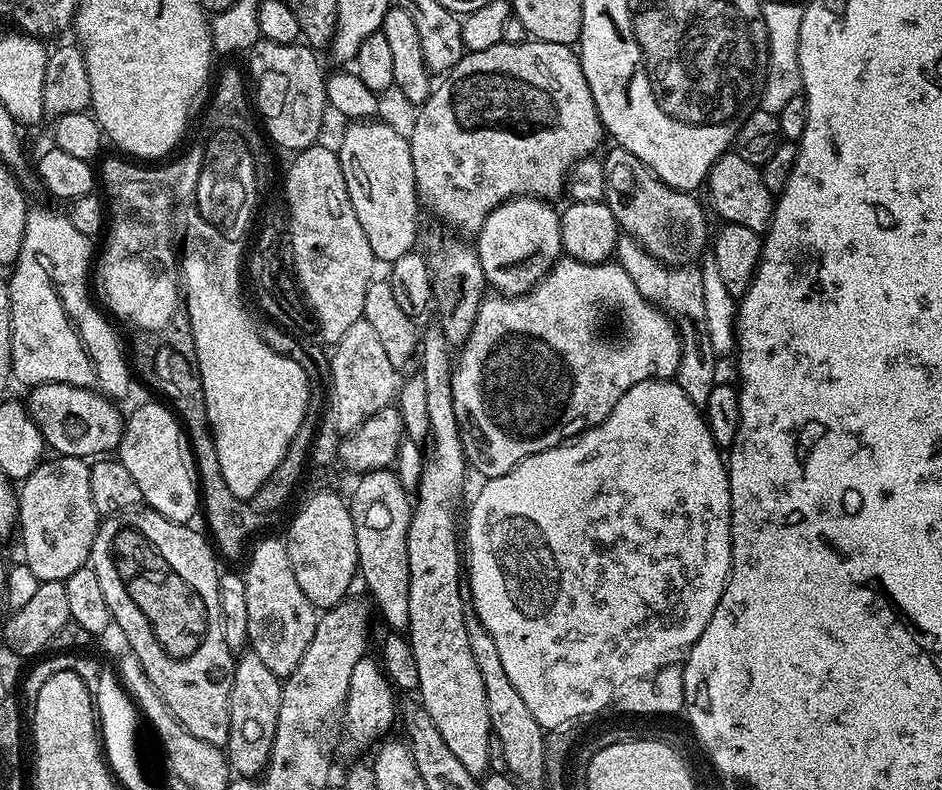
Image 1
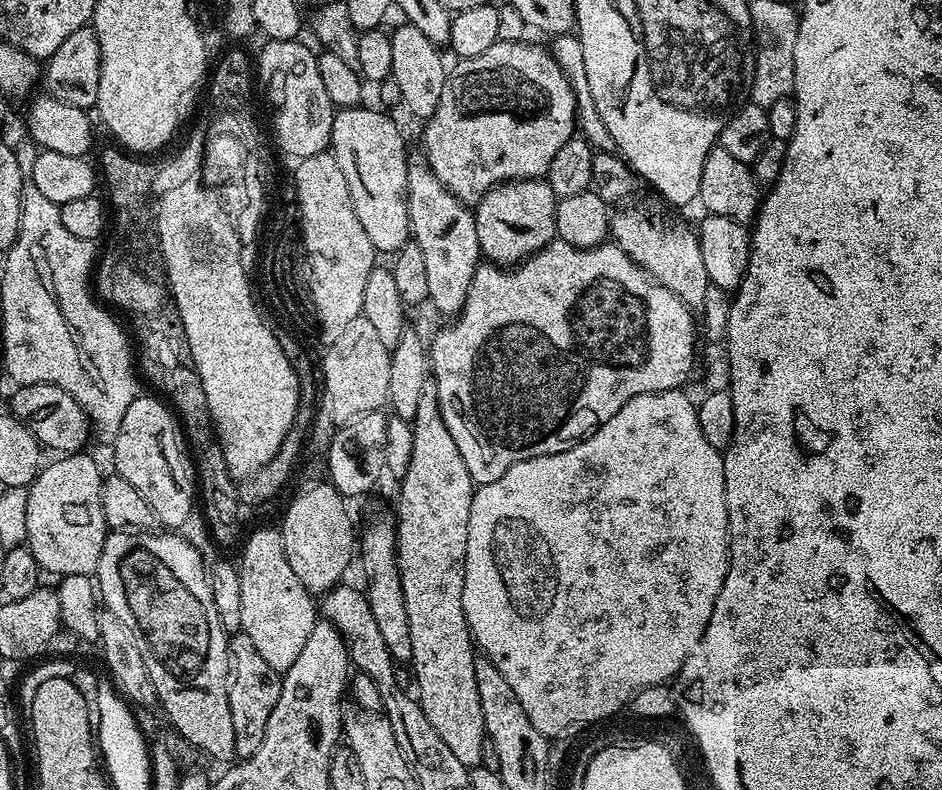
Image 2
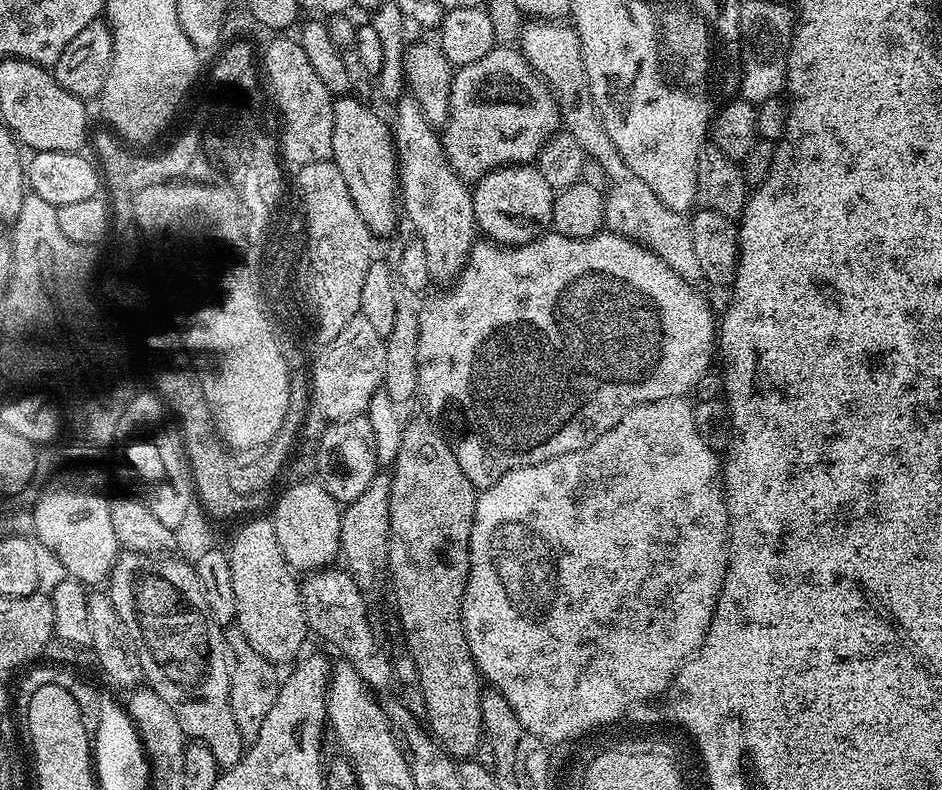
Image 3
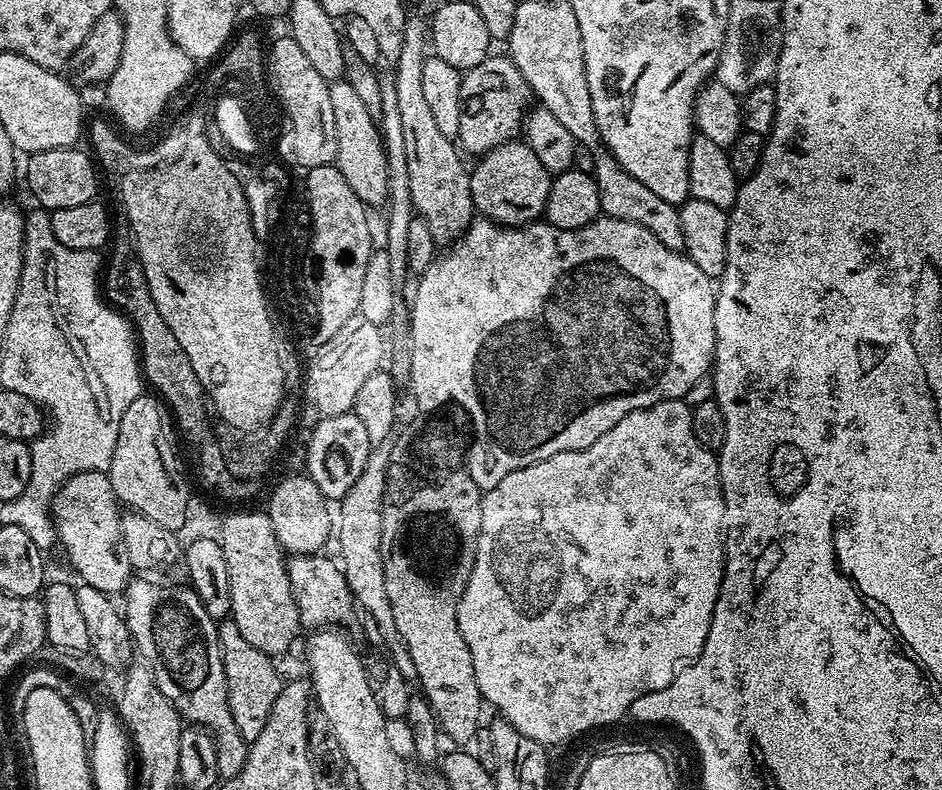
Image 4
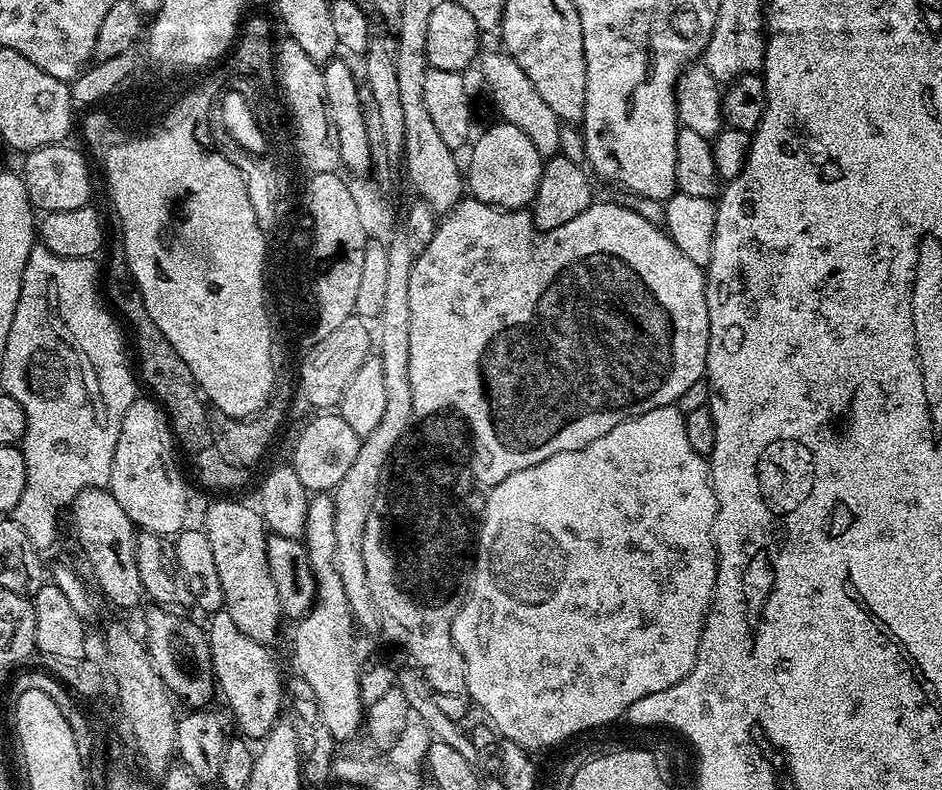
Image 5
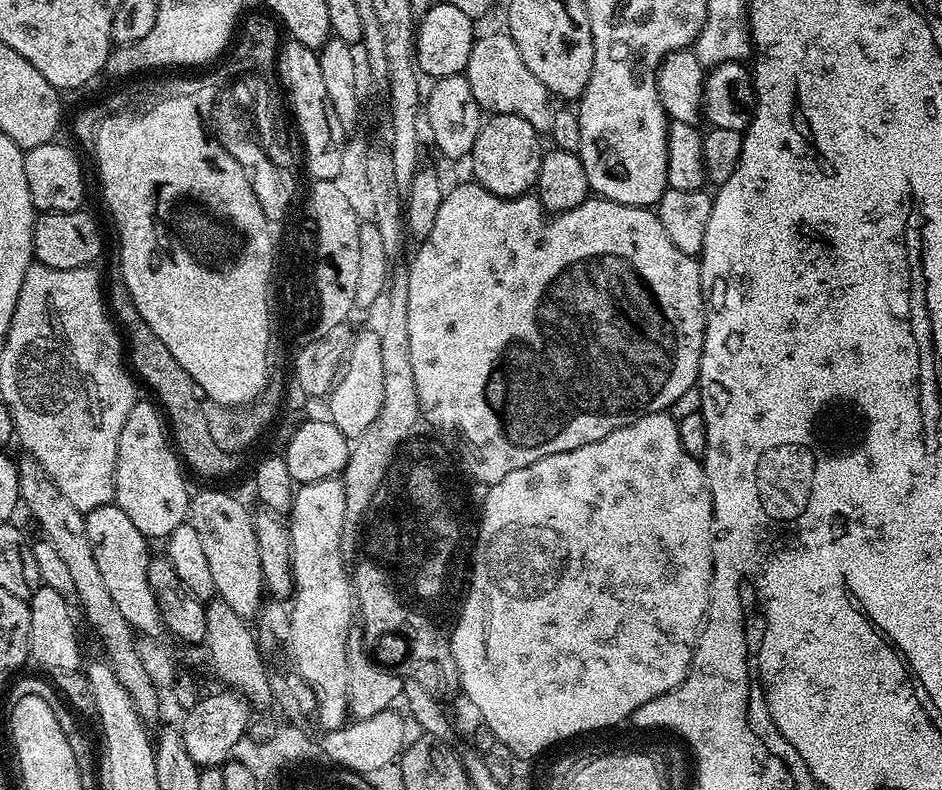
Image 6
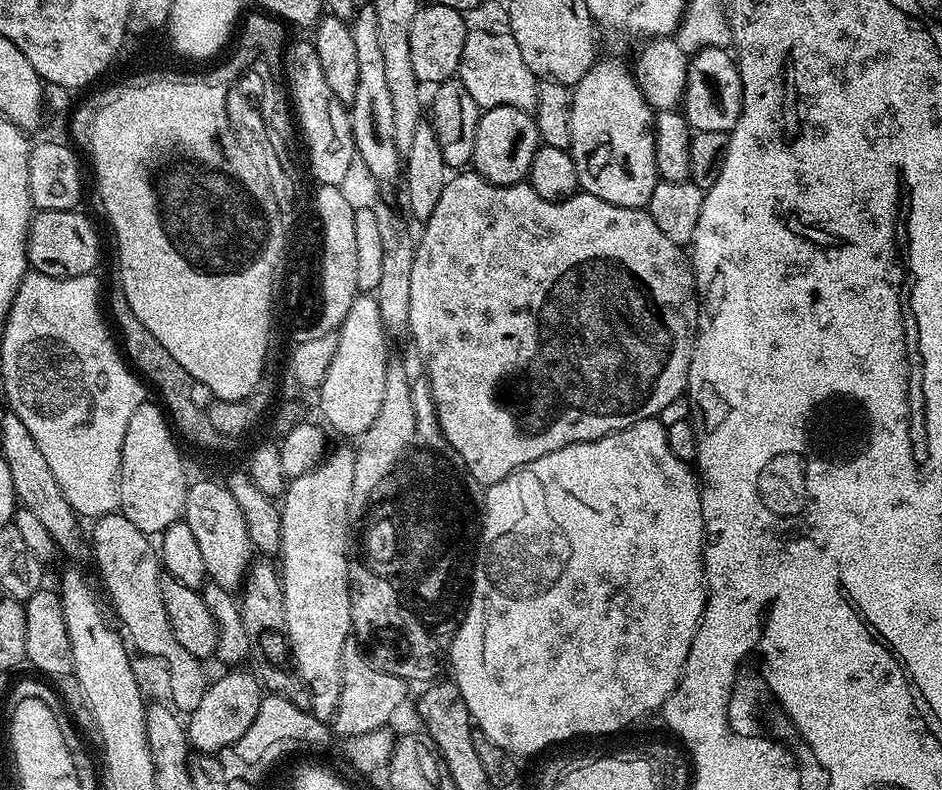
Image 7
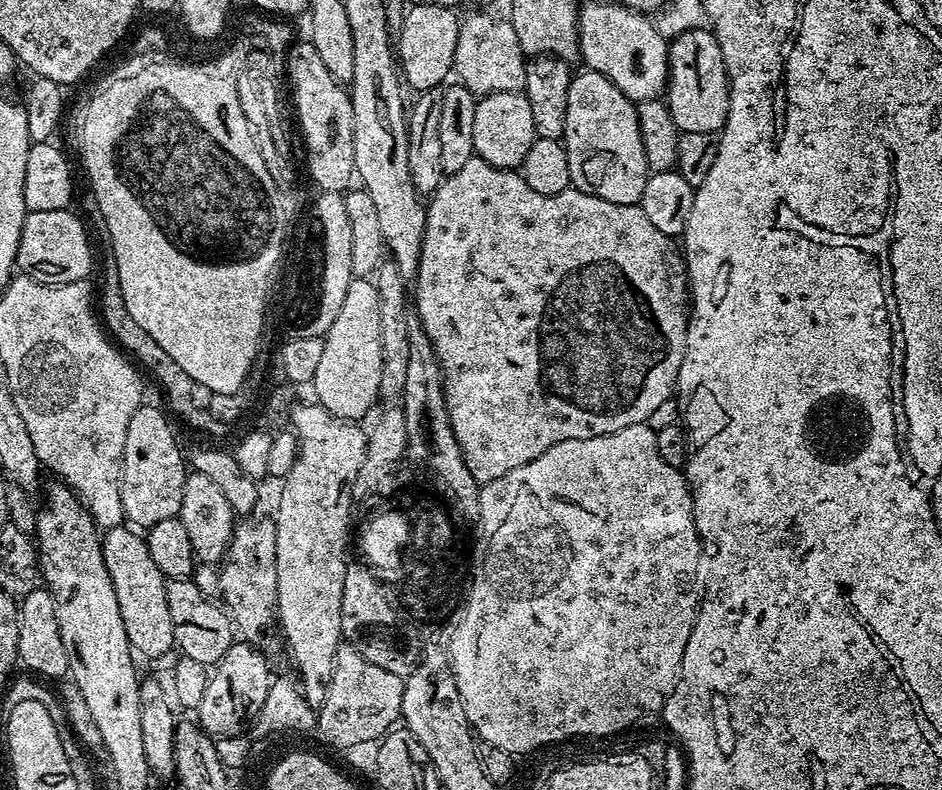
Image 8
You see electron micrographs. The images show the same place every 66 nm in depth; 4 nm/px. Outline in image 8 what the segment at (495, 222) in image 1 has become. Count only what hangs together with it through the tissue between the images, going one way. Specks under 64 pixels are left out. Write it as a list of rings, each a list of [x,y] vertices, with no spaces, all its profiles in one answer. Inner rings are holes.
[[[523,91],[495,92],[477,99],[474,110],[474,153],[495,168],[519,169],[537,139],[530,102]]]

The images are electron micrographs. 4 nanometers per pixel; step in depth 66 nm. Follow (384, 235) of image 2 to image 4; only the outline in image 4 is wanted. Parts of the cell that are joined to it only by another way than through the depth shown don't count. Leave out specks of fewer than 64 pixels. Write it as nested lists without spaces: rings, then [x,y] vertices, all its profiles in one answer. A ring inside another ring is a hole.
[[[346,79],[331,81],[328,89],[330,90],[330,107],[334,110],[334,126],[338,134],[338,154],[335,165],[340,169],[342,178],[346,178],[350,190],[358,194],[358,198],[364,205],[383,205],[388,198],[388,179],[386,178],[384,138],[380,134],[379,123],[370,118],[366,105],[362,103]]]

